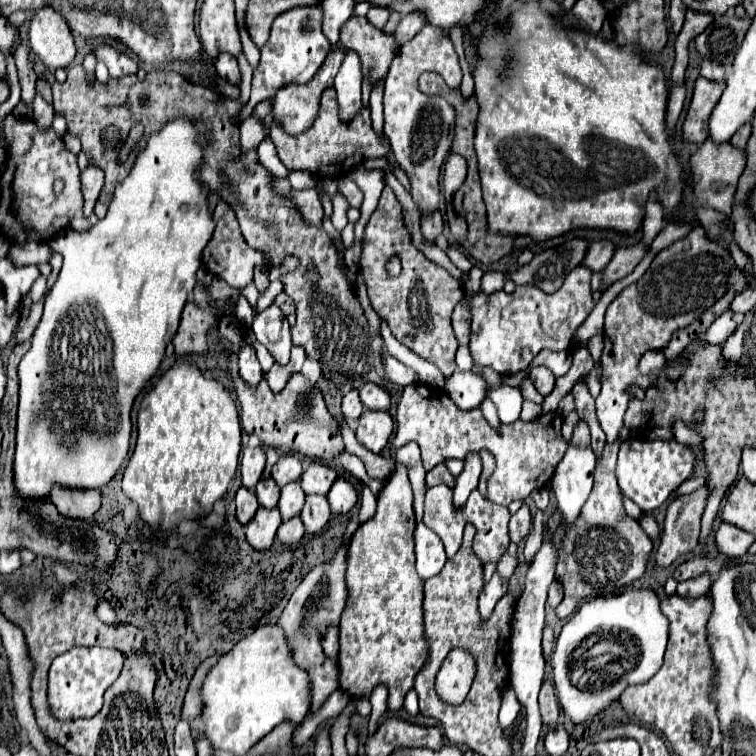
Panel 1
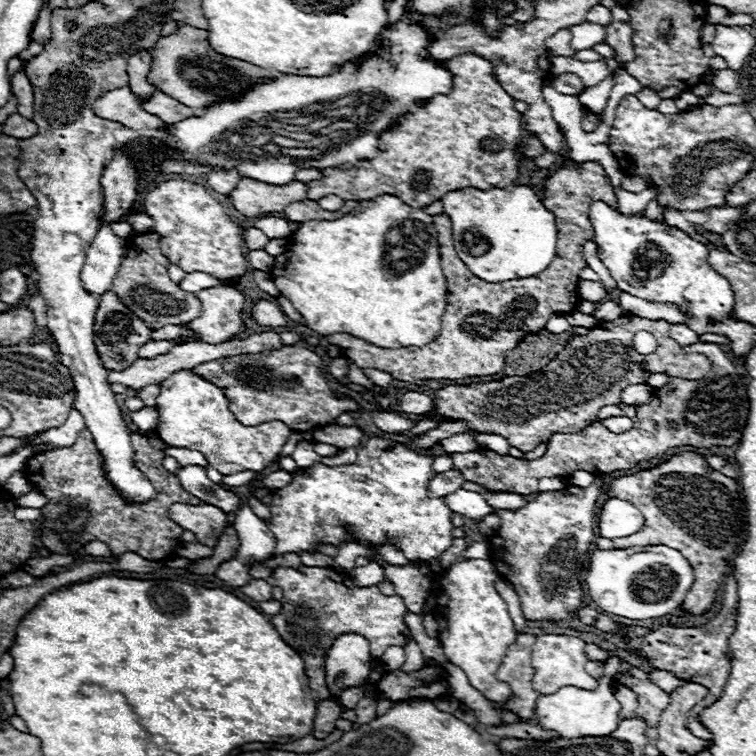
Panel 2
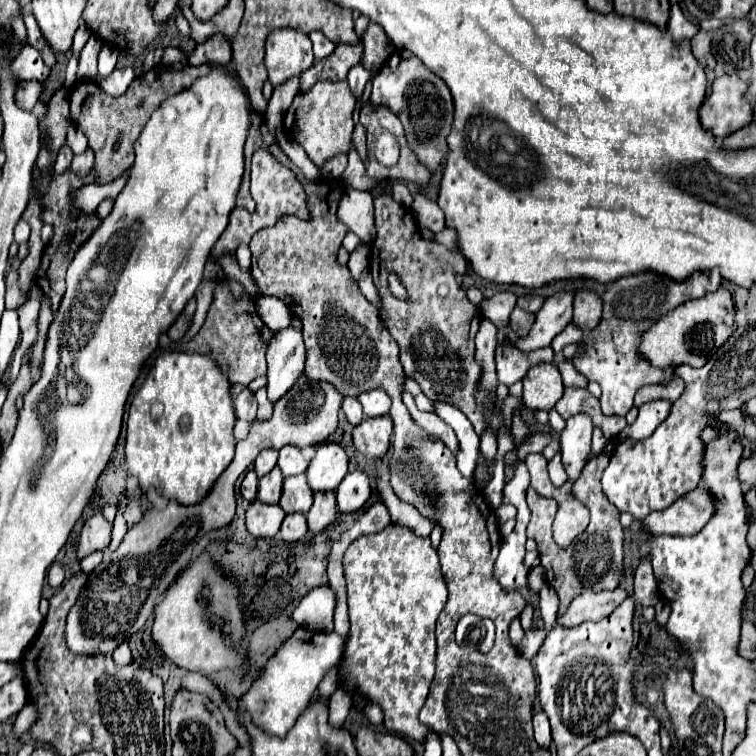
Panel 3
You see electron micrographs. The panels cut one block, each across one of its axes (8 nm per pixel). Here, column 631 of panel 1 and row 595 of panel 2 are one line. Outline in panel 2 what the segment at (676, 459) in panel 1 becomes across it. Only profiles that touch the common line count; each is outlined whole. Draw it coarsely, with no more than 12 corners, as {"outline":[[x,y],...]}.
{"outline":[[490,560],[452,564],[434,616],[446,658],[488,700],[516,632]]}

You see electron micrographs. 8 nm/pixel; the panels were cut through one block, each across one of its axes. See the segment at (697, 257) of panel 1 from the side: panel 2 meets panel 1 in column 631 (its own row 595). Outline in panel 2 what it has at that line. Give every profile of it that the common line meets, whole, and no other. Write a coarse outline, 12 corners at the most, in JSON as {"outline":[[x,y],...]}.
{"outline":[[276,568],[282,612],[270,616],[326,686],[326,654],[342,634],[366,636],[370,658],[404,646],[402,596],[344,586],[326,568]]}

